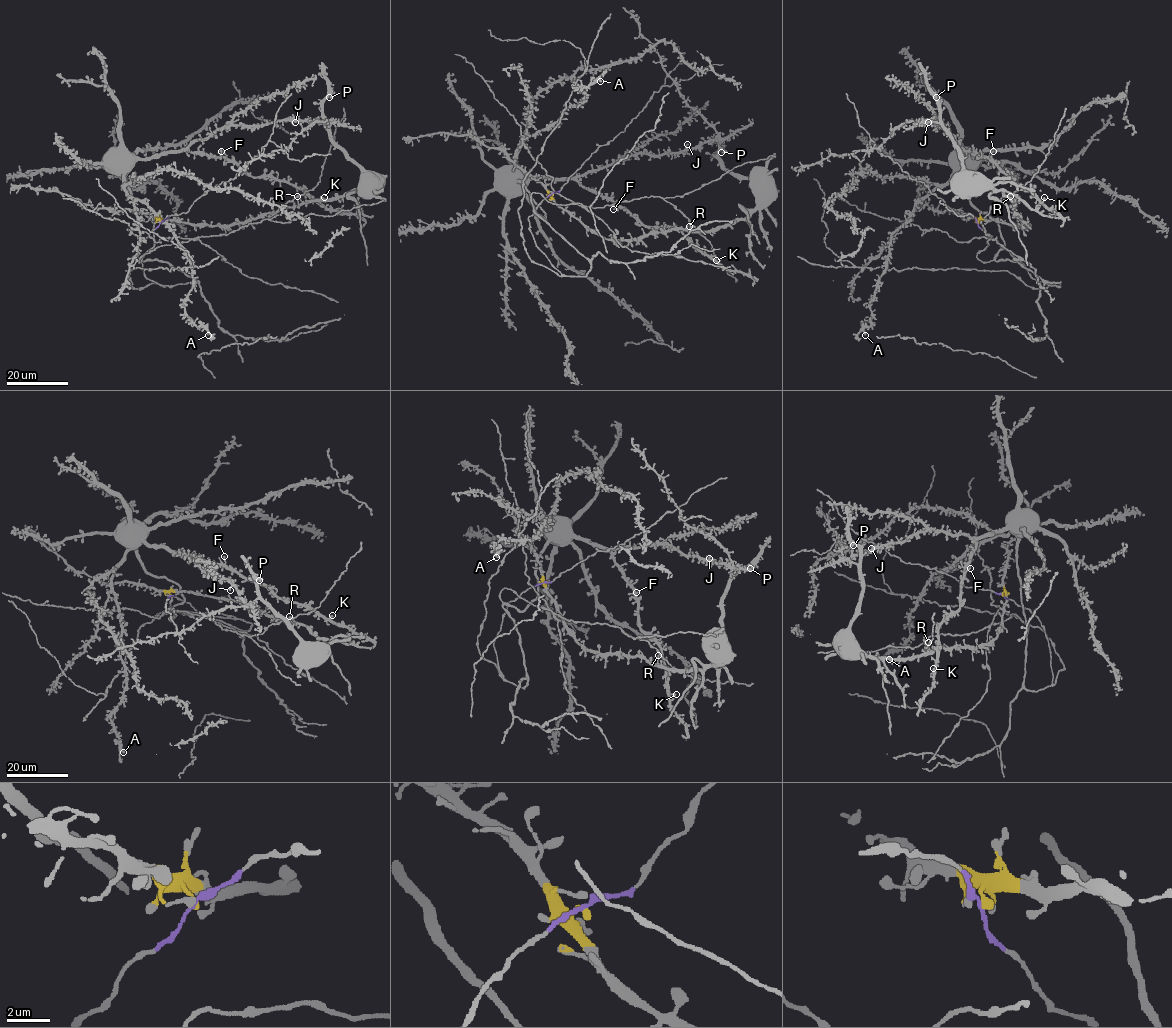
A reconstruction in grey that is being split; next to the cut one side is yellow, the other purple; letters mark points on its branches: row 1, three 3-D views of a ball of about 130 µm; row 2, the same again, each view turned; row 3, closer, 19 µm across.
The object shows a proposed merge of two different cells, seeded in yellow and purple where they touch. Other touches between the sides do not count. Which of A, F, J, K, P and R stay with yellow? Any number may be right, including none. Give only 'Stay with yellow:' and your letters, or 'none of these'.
Stay with yellow: P, R

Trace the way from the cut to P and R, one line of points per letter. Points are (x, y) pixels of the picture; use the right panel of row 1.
P: (977, 222), (1023, 223), (1013, 207), (1015, 201), (985, 187), (964, 168), (936, 98)
R: (977, 222), (979, 219), (995, 220), (1023, 225), (1010, 195)

